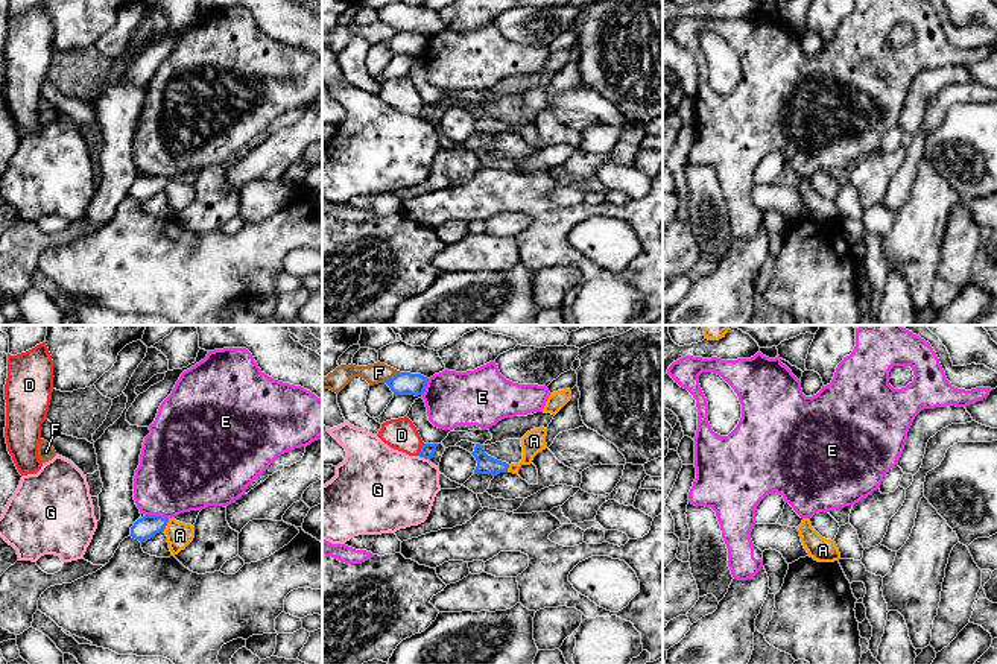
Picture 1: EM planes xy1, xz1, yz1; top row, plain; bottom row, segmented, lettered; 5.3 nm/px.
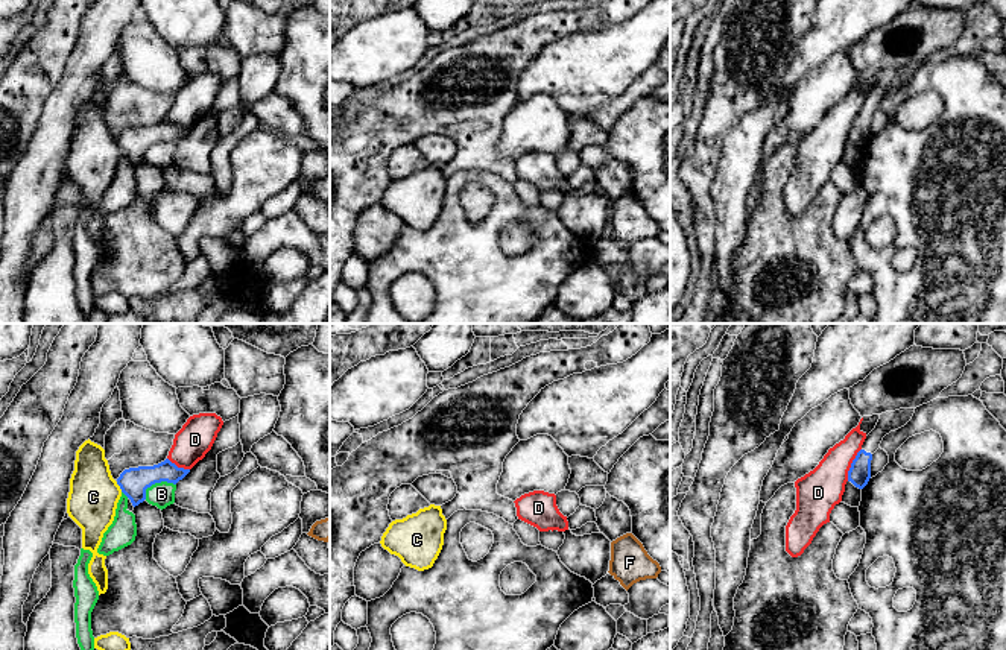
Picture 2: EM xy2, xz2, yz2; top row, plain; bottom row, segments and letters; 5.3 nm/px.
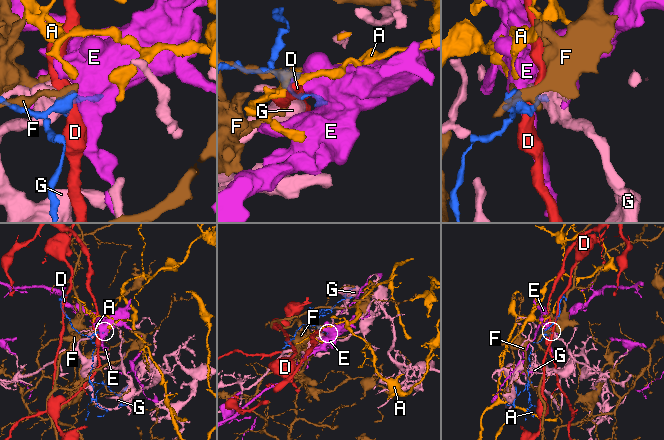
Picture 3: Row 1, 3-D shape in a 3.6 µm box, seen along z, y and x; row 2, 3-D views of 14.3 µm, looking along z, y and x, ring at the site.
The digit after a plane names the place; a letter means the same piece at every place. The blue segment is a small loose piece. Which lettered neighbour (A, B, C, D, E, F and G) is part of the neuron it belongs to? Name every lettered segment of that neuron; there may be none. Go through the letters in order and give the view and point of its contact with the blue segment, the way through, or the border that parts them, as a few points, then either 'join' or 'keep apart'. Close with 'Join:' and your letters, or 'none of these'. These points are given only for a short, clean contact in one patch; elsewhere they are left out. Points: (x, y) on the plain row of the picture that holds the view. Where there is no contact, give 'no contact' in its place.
A: meets blue in xy1 at (166, 184); border along xy1 (169, 178), (163, 190); keep apart
B: meets blue in xy2 at (155, 141); keep apart
C: meets blue in xy2 at (119, 145); keep apart
D: meets blue in yz2 at (851, 125); keep apart
E: meets blue in xy1 at (157, 175); keep apart
F: meets blue in xz1 at (392, 37); keep apart
G: meets blue in xz1 at (424, 117); keep apart
Join: none of these

